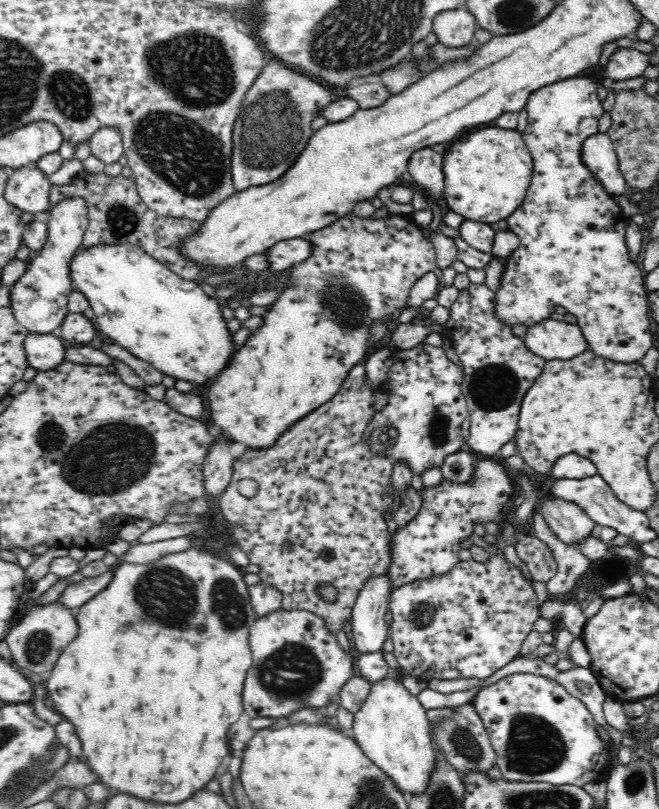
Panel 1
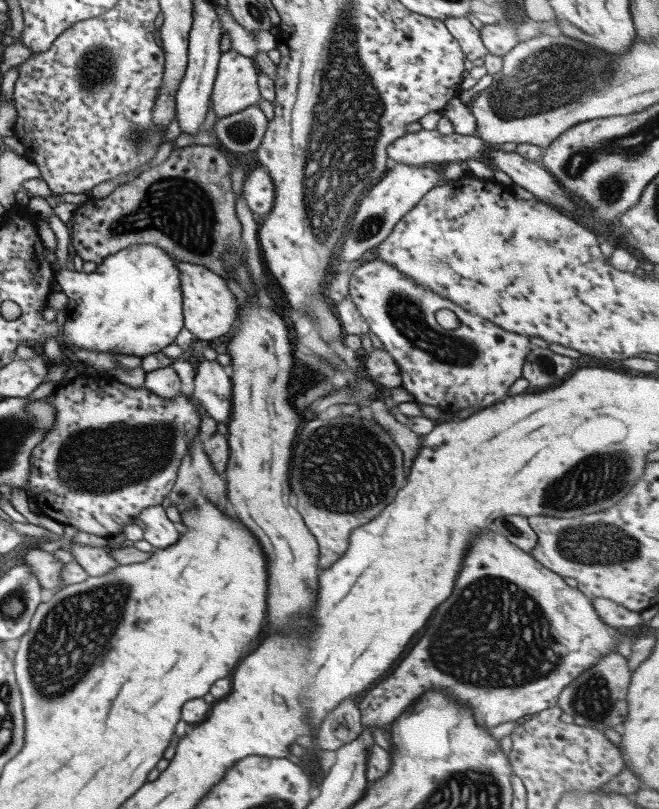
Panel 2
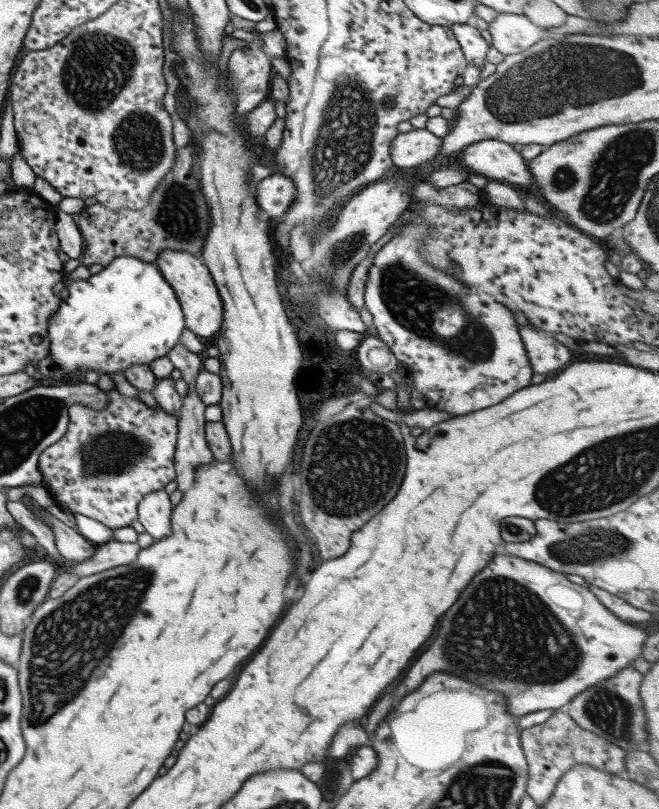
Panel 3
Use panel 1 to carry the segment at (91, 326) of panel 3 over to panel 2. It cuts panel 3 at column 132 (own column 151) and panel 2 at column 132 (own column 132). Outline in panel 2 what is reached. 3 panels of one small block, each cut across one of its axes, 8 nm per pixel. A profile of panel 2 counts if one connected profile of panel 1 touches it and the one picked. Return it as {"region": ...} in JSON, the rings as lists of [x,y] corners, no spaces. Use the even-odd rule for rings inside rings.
{"region":[[[134,244],[108,255],[94,272],[62,268],[55,274],[55,282],[68,299],[62,312],[65,344],[142,358],[174,343],[184,328],[178,263],[155,244]]]}

